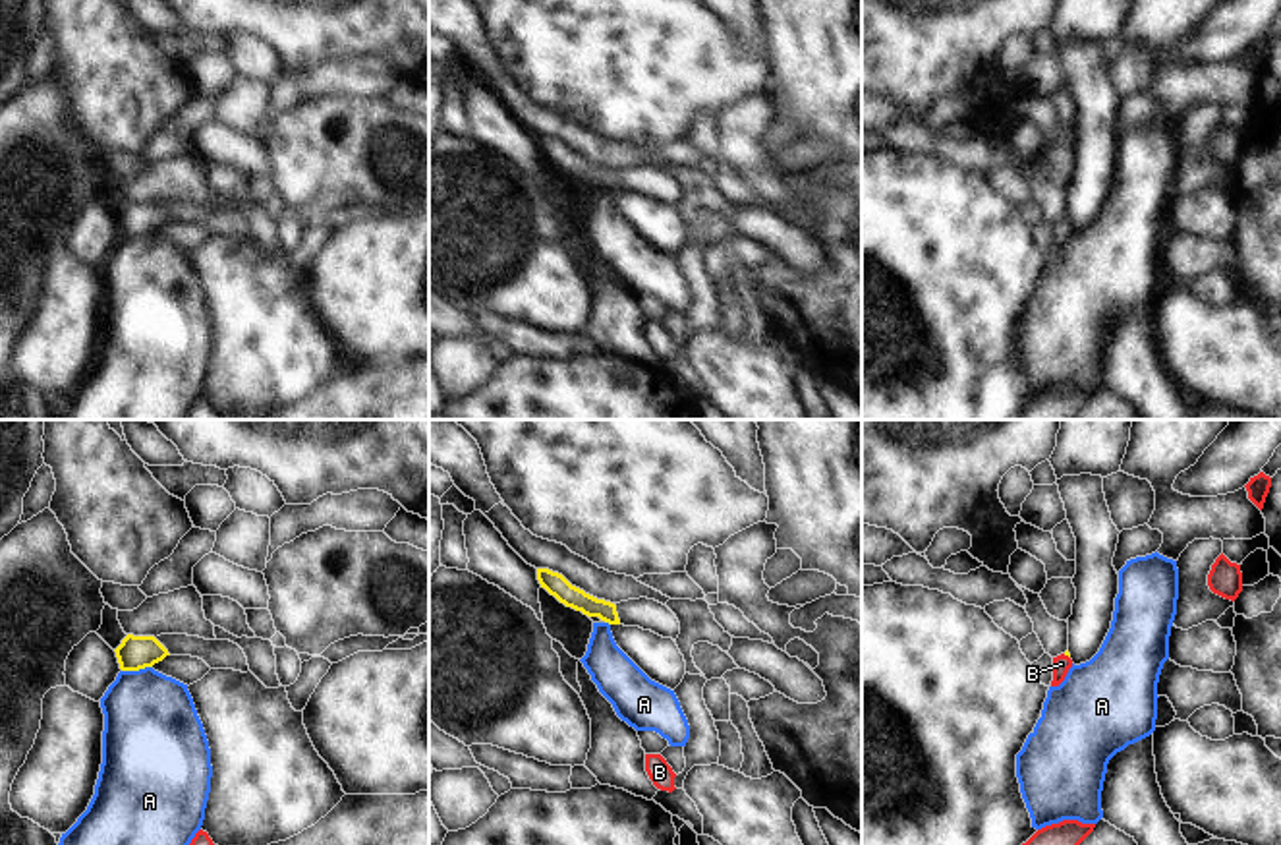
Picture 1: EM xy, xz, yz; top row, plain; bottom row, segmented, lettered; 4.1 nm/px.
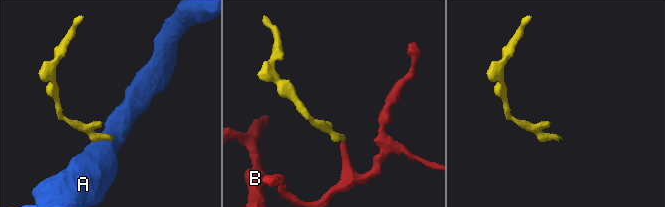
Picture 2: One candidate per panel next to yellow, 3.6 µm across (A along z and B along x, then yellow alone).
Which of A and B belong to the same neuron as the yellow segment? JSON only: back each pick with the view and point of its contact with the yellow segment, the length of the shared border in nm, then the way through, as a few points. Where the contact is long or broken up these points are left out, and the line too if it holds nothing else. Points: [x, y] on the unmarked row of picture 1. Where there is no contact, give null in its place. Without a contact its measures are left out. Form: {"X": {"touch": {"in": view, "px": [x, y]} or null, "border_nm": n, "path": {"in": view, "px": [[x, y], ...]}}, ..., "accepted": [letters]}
{"B": {"touch": {"in": "yz", "px": [1067, 221]}, "border_nm": 40, "path": {"in": "yz", "px": [[1067, 217], [1067, 221], [1061, 231]]}}, "accepted": ["B"]}

